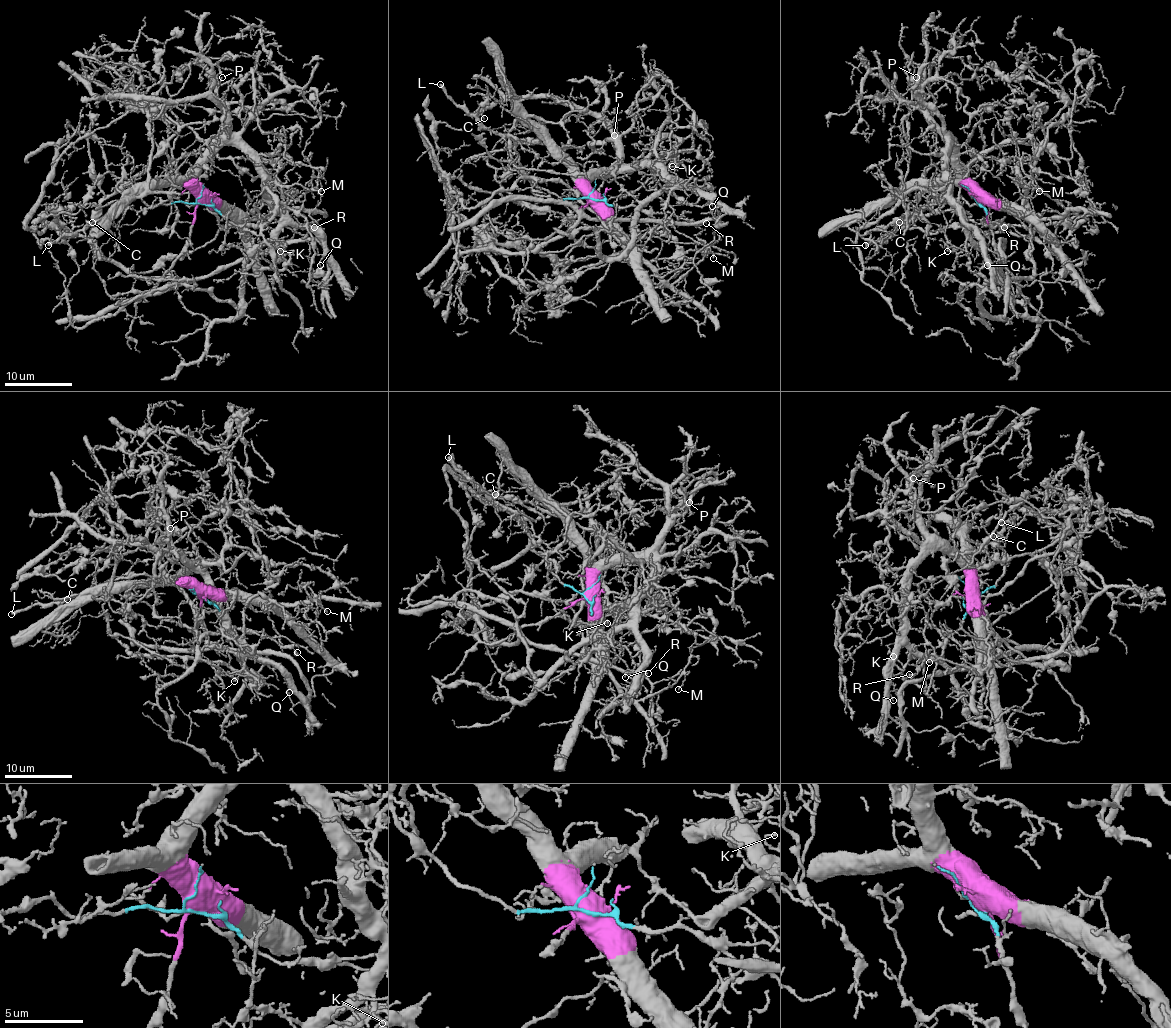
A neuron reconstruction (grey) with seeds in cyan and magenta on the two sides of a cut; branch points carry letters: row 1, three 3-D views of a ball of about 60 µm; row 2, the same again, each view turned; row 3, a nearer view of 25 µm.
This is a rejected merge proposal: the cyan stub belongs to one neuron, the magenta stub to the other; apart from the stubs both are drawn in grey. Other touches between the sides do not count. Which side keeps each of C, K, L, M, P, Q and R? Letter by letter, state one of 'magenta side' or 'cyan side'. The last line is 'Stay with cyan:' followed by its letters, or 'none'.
C: cyan side
K: magenta side
L: cyan side
M: magenta side
P: magenta side
Q: magenta side
R: cyan side
Stay with cyan: C, L, R

